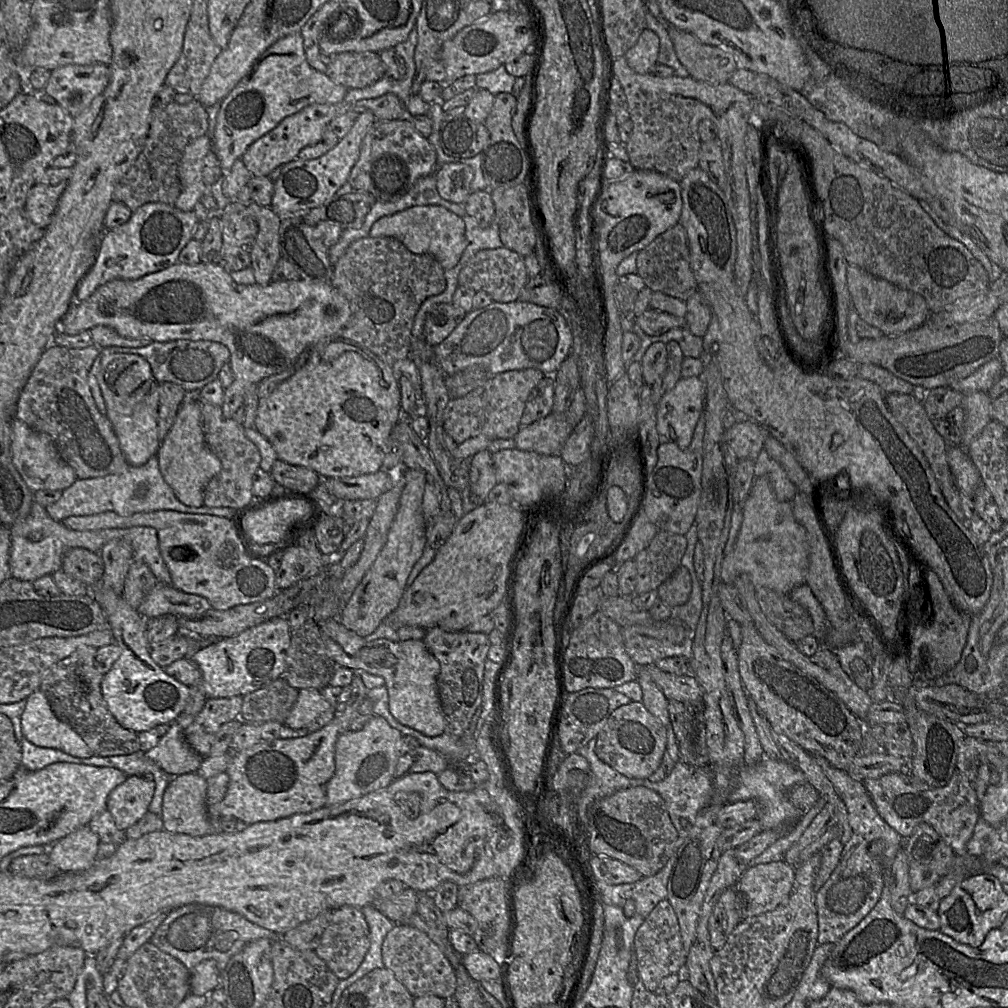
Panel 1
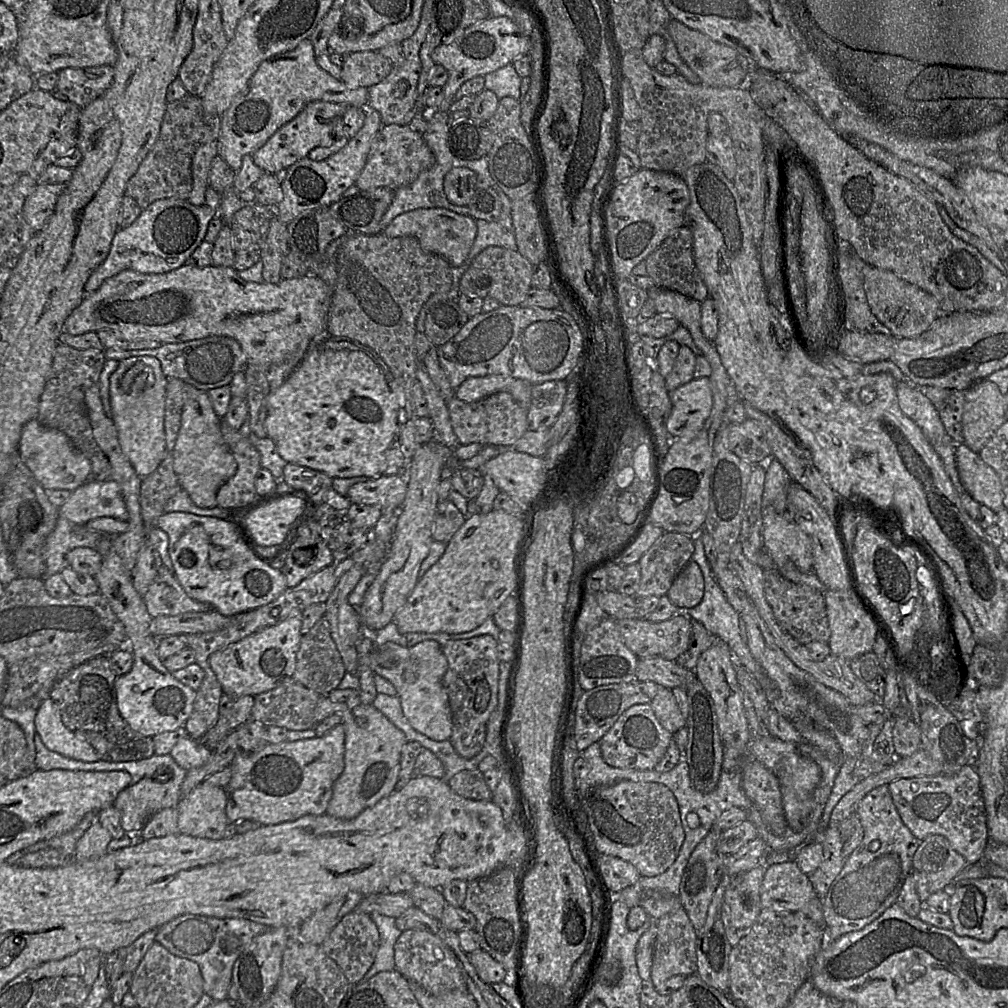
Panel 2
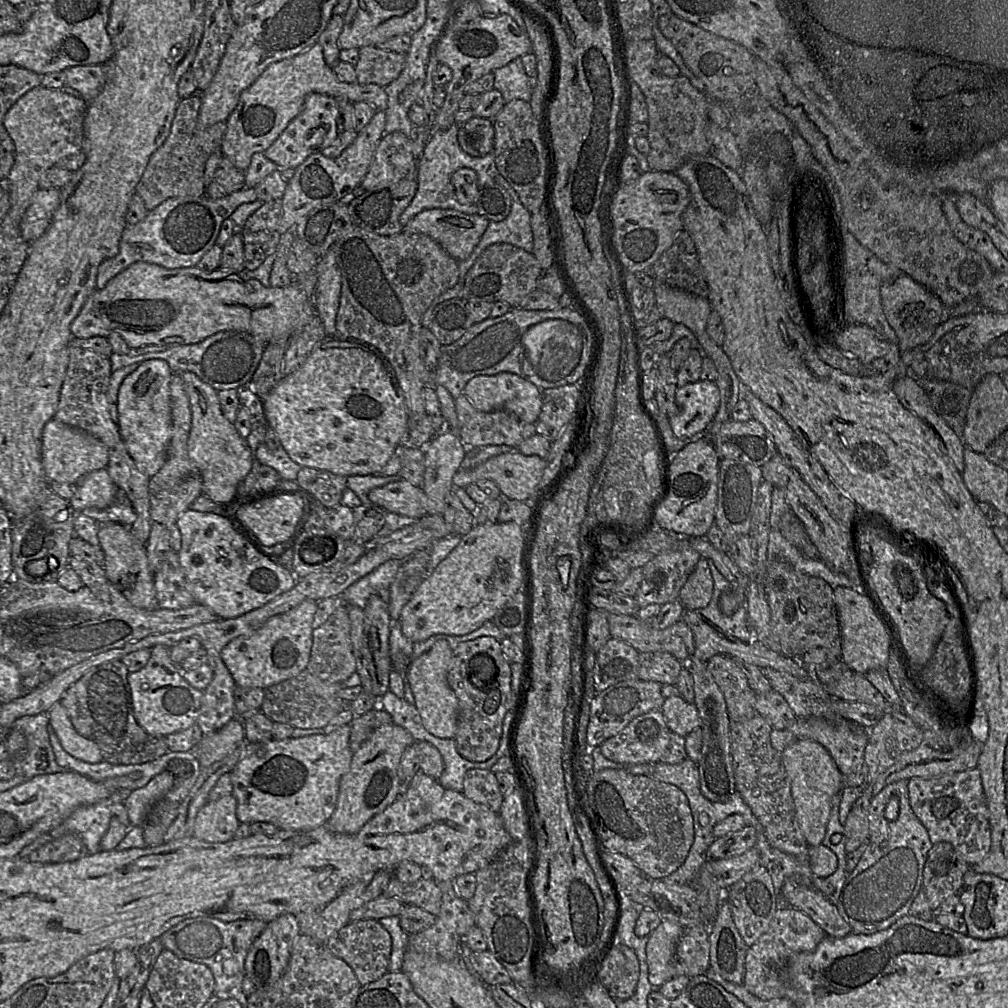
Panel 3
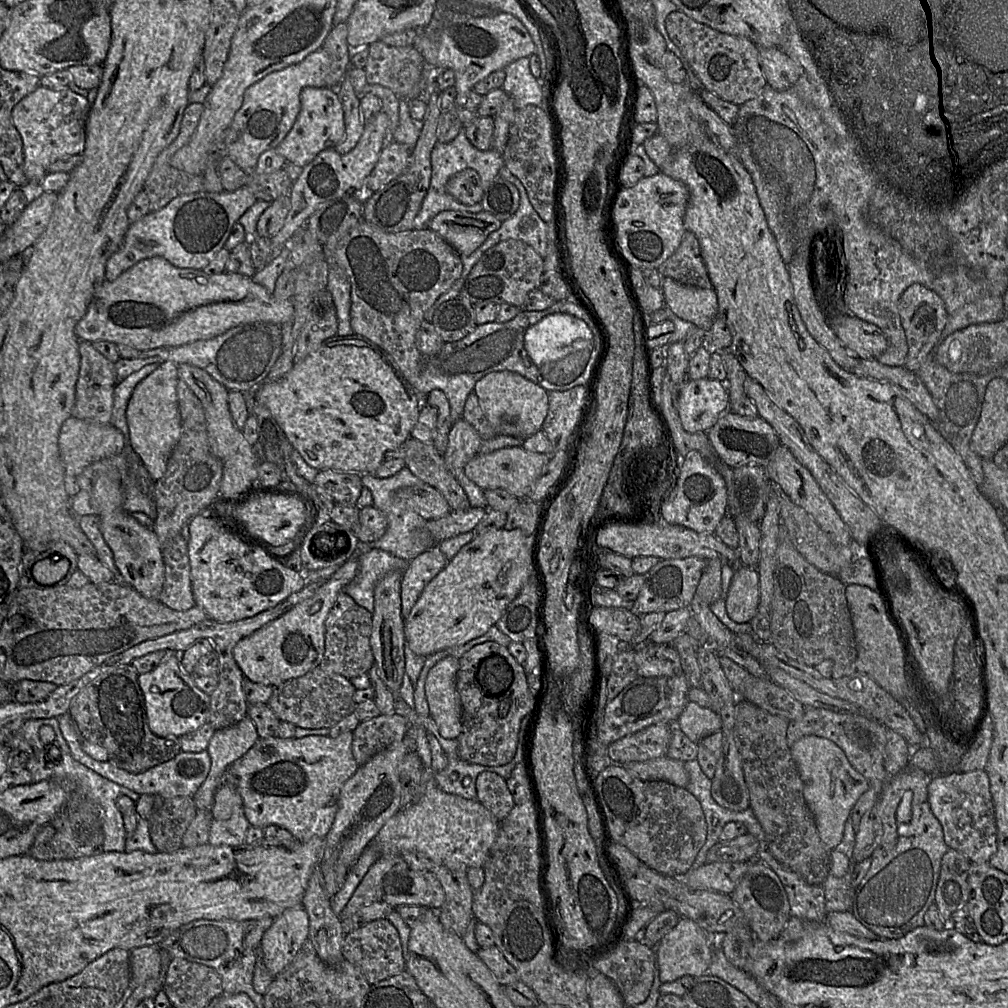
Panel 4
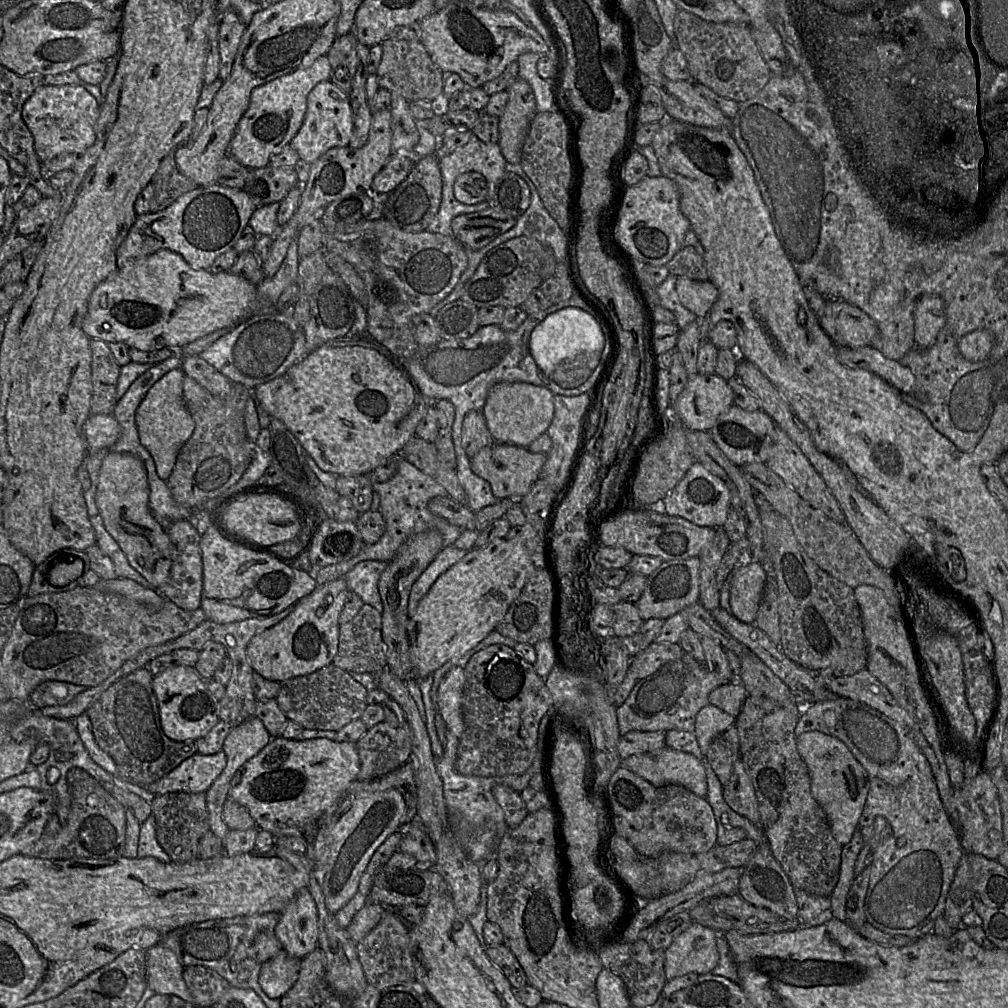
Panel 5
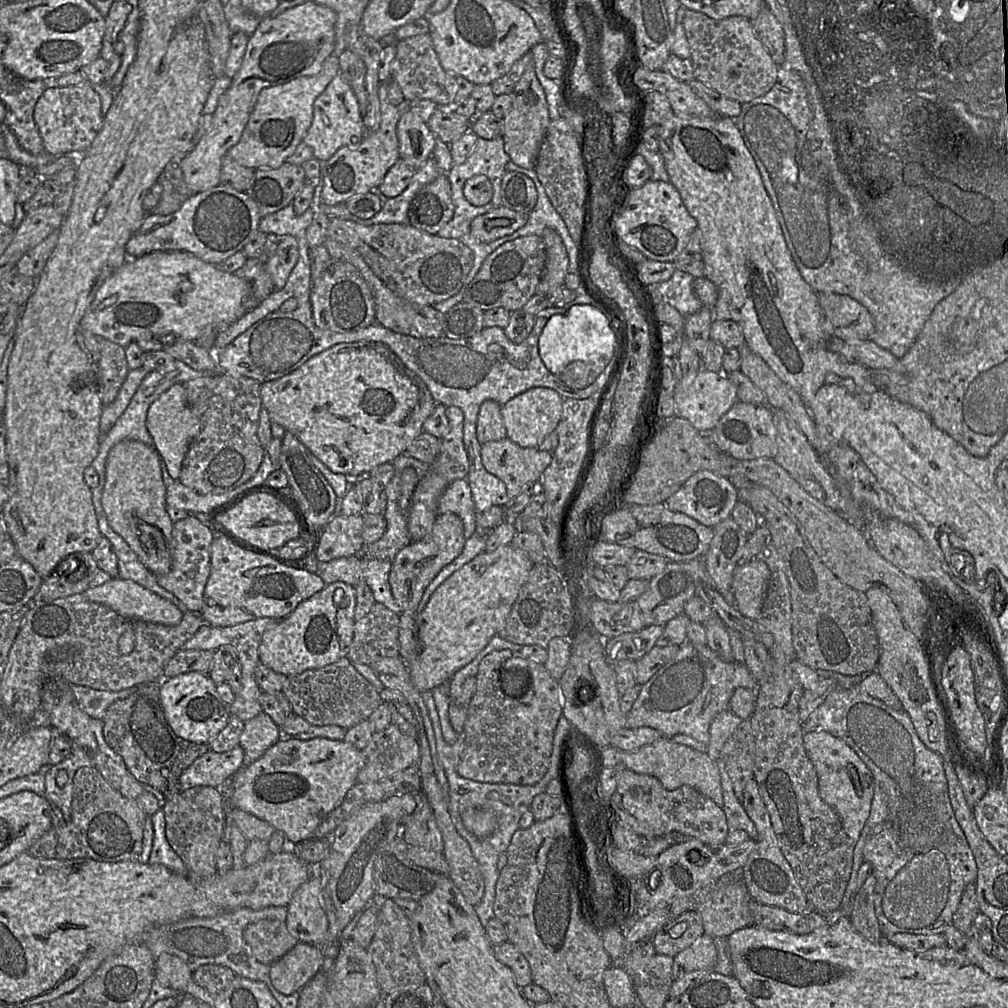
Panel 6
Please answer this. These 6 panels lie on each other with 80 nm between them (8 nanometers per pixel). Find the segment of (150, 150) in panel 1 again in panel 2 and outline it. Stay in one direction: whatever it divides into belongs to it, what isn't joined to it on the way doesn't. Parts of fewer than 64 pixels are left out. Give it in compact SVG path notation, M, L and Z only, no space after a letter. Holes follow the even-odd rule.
M187 94L178 101L169 102L158 139L127 182L125 196L134 199L142 209L160 199L187 199L193 185L193 156L201 145L217 141L220 128L221 116L205 113L201 96Z

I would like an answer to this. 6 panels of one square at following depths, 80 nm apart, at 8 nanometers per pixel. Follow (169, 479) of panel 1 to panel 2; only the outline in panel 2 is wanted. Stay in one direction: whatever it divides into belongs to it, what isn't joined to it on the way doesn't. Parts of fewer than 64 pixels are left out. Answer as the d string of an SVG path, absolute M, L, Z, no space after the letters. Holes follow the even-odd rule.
M186 383L186 402L181 415L181 426L171 452L173 469L182 490L199 507L217 506L219 488L237 471L237 462L221 433L221 419L216 415L207 391Z

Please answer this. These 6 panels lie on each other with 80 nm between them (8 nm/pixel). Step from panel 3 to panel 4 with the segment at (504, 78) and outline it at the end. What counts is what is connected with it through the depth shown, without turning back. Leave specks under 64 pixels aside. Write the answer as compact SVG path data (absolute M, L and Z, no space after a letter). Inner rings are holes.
M521 57L507 65L502 89L510 97L516 109L526 105L547 109L547 81L535 78L529 67L529 57Z

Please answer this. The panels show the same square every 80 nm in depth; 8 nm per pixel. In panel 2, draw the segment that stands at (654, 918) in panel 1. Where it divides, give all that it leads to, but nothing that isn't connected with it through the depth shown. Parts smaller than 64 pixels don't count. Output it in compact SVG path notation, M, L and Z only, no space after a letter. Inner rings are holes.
M684 909L673 911L657 920L654 920L657 935L654 943L653 963L651 967L650 982L659 987L667 979L676 976L690 976L697 970L698 933Z

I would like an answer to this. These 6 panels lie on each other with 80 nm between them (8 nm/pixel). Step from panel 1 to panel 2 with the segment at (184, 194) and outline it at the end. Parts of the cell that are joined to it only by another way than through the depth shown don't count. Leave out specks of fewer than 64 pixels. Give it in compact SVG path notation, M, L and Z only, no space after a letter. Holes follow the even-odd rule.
M211 141L201 145L192 159L193 185L187 200L201 206L205 201L205 192L209 188L209 169L213 158L218 155L217 141Z

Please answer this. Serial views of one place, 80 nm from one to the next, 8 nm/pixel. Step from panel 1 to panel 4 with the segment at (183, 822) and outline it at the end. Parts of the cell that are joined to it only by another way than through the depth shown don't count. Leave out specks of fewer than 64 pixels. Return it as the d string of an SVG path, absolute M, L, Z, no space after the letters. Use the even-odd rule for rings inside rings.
M235 807L229 819L211 821L209 844L219 847L246 845L246 834L250 827L242 807Z

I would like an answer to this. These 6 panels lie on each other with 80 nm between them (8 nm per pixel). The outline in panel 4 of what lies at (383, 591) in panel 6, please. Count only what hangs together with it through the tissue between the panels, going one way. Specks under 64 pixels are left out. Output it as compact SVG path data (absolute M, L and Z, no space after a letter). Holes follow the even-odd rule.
M362 546L361 552L357 574L343 592L358 606L372 612L377 582L390 572L403 571L408 561L379 549L364 549Z

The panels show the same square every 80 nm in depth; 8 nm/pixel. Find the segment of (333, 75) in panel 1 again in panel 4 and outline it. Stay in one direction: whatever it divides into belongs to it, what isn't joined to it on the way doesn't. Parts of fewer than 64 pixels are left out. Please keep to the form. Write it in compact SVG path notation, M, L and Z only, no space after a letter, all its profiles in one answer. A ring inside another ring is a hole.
M376 41L368 46L364 67L368 84L381 85L407 100L420 98L423 55L412 46L395 47Z

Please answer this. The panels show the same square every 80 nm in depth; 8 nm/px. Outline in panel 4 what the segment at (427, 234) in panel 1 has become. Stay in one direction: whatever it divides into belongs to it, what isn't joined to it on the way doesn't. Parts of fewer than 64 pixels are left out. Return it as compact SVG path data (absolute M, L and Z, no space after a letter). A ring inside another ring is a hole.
M442 211L434 216L428 229L436 232L447 241L460 255L470 255L489 236L500 228L502 221L489 212L470 213L466 211Z

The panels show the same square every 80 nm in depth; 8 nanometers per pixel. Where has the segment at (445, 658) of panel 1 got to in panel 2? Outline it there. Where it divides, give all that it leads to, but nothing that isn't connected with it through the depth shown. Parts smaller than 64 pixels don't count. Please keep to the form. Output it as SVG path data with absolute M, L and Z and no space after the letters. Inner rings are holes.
M490 635L440 643L448 668L442 684L448 694L452 713L452 734L449 741L462 757L471 759L485 745L486 725L498 706L500 661L497 658L498 642Z

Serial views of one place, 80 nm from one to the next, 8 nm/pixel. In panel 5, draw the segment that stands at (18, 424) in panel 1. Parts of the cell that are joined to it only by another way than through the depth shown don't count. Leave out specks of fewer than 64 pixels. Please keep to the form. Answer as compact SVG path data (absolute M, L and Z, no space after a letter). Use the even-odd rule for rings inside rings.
M91 414L83 425L83 435L88 454L92 454L109 450L118 441L121 428L112 414Z

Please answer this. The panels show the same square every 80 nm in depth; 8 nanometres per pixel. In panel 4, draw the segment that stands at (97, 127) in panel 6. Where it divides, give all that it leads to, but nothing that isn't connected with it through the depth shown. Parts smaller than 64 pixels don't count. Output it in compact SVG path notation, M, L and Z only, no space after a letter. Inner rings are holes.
M39 86L24 97L12 110L11 118L23 141L23 171L27 184L21 188L29 197L35 197L43 190L41 182L52 163L65 156L82 154L86 144L86 125L91 103L68 86L50 89Z

